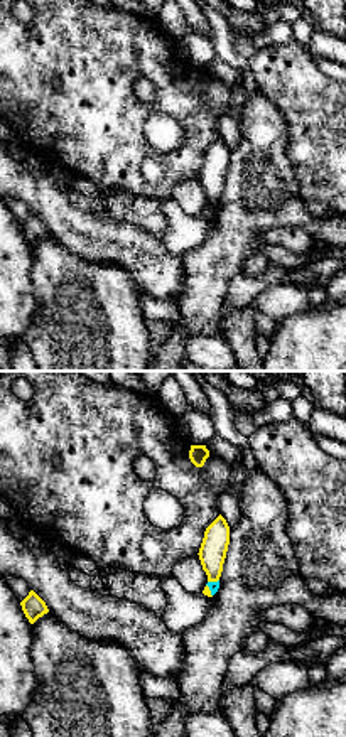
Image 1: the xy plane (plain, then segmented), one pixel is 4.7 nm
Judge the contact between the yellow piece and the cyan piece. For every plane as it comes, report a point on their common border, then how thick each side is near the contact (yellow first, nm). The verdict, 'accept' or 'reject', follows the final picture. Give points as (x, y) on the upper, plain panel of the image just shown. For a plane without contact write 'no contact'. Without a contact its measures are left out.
(206, 208) | 130/50 nm

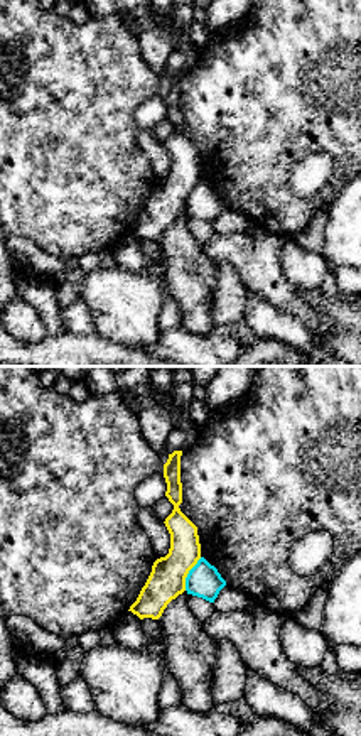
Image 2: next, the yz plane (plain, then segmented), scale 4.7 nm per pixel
(188, 194) | 180/160 nm

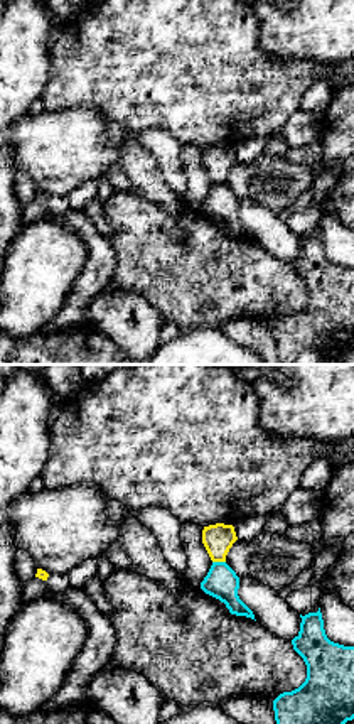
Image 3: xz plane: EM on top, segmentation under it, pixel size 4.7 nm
(219, 183) | 150/160 nm

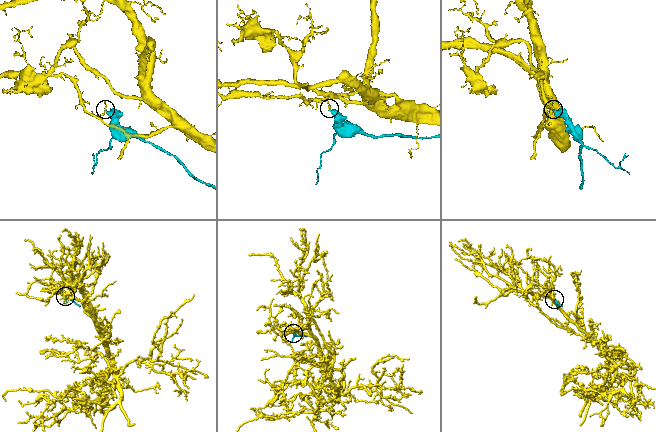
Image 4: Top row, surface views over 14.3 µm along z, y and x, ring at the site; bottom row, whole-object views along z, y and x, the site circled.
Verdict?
reject

